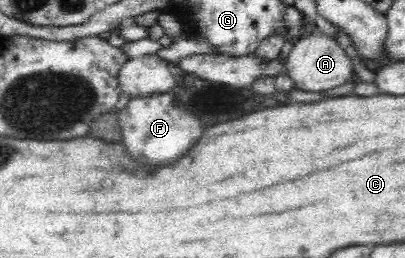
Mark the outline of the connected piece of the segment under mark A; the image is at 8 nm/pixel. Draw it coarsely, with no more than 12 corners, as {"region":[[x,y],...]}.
{"region":[[321,31],[298,40],[284,72],[294,89],[329,91],[355,79],[346,52]]}

